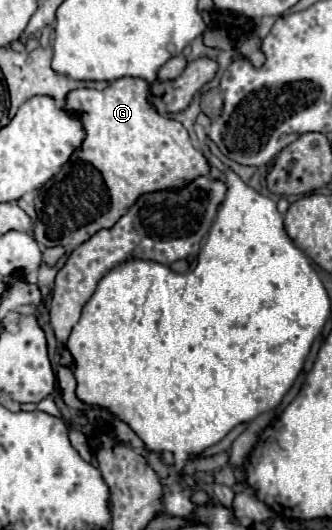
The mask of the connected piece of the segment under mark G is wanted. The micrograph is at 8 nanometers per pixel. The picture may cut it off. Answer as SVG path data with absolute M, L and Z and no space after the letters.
M119 78L103 90L71 90L61 108L69 116L79 114L85 130L85 140L71 154L69 162L63 164L63 168L35 194L33 206L37 210L37 222L33 226L33 238L43 248L63 246L67 252L71 252L97 230L111 228L133 206L139 194L165 188L181 188L193 178L209 174L209 164L205 156L191 144L185 126L169 116L159 114L153 108L149 100L149 82L143 78Z

